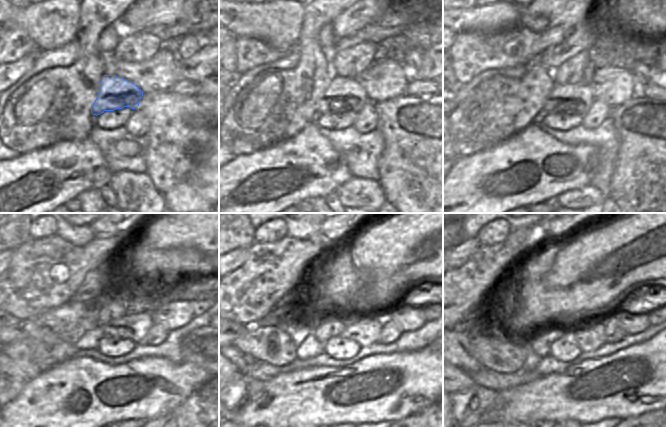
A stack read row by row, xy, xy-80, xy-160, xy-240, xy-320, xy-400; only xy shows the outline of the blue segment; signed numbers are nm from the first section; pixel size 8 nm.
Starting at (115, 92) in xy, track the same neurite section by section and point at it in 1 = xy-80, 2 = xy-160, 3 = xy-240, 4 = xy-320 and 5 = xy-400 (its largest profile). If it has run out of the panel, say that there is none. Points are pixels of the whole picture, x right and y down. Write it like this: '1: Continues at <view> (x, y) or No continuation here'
1: Continues at xy-80 (343, 94)
2: Continues at xy-160 (576, 99)
3: Continues at xy-240 (134, 326)
4: Continues at xy-320 (364, 331)
5: Continues at xy-400 (590, 335)

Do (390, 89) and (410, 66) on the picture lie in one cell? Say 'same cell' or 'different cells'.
different cells

